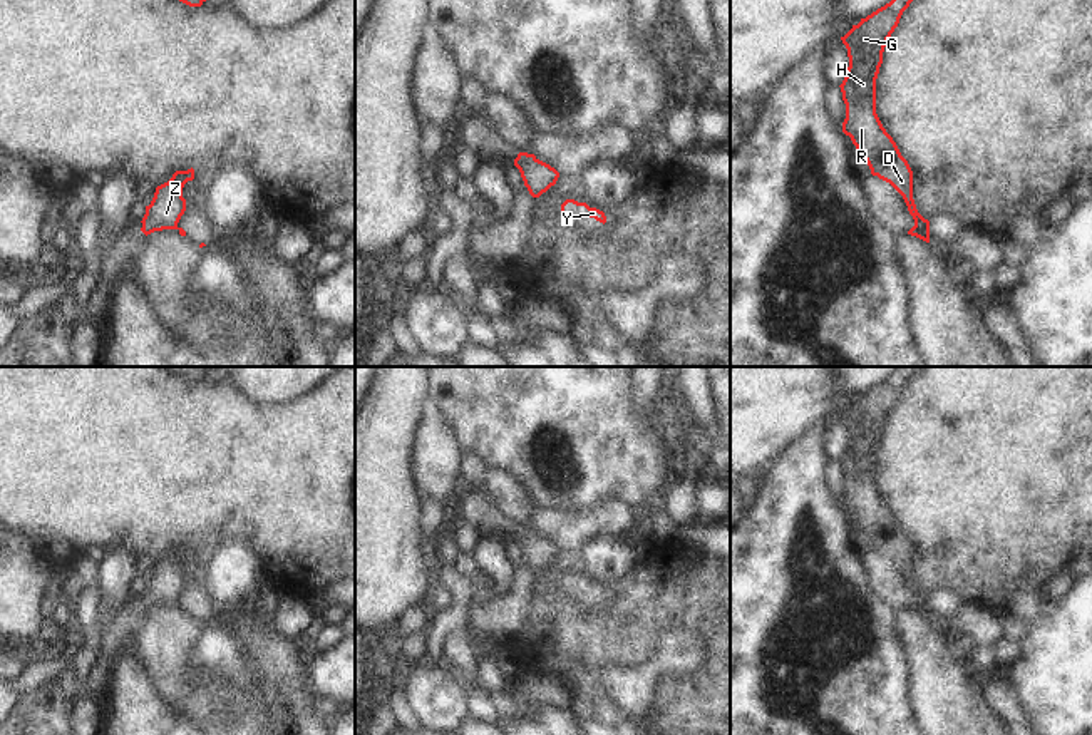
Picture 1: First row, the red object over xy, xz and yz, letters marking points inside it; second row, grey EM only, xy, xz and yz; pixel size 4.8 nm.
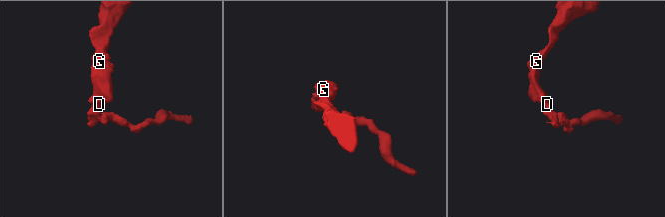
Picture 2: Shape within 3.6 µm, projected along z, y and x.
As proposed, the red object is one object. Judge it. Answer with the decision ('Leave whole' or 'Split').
Split

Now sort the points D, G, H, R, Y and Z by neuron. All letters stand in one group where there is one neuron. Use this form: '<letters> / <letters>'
D G H R Z / Y

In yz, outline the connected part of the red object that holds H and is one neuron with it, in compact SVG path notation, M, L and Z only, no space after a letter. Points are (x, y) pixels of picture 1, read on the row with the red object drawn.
M891 0L866 18L861 18L858 25L852 25L852 28L841 37L847 49L849 67L839 87L846 104L842 132L851 137L856 149L863 154L871 174L889 182L903 196L909 214L925 224L926 219L918 213L913 199L913 171L876 114L876 79L883 64L883 52L888 39L898 27L903 12L911 2L913 0Z

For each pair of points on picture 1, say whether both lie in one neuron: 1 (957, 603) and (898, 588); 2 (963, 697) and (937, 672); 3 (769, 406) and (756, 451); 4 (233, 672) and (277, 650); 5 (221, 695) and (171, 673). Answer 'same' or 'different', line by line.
1: same
2: same
3: same
4: different
5: same

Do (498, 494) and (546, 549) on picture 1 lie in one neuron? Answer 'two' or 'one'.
two

